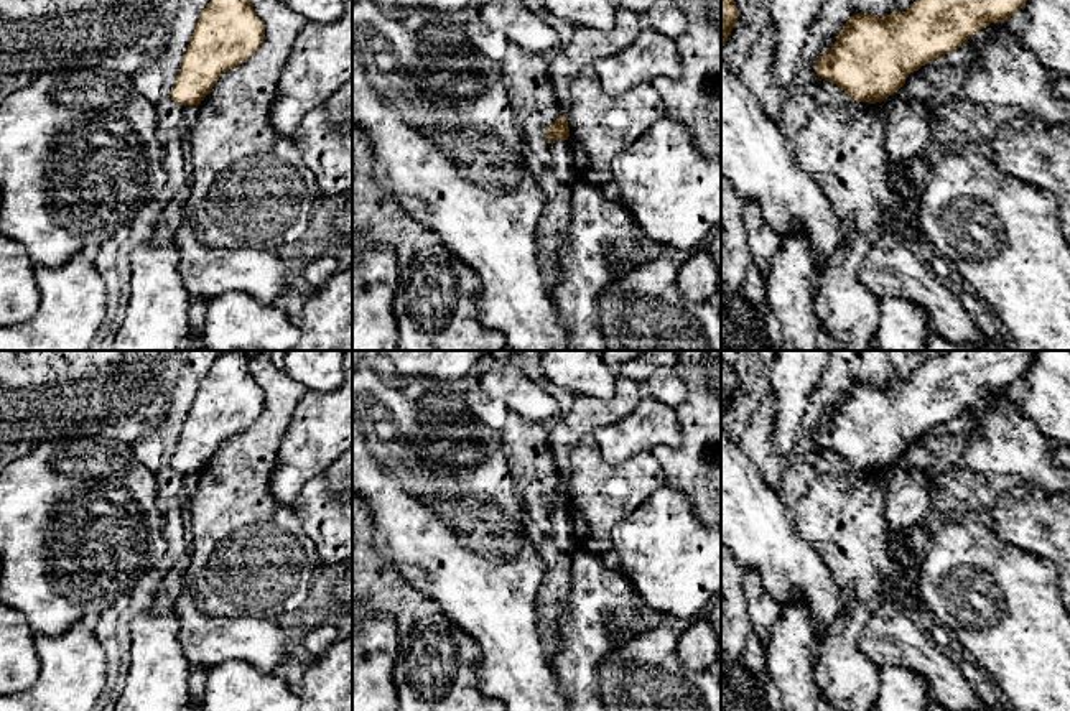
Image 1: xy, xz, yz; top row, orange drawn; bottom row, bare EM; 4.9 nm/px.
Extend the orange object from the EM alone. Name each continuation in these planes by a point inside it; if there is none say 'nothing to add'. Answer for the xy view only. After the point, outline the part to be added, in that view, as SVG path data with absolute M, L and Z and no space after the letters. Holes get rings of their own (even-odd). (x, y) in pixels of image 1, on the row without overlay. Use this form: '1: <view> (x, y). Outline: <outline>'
nothing to add

